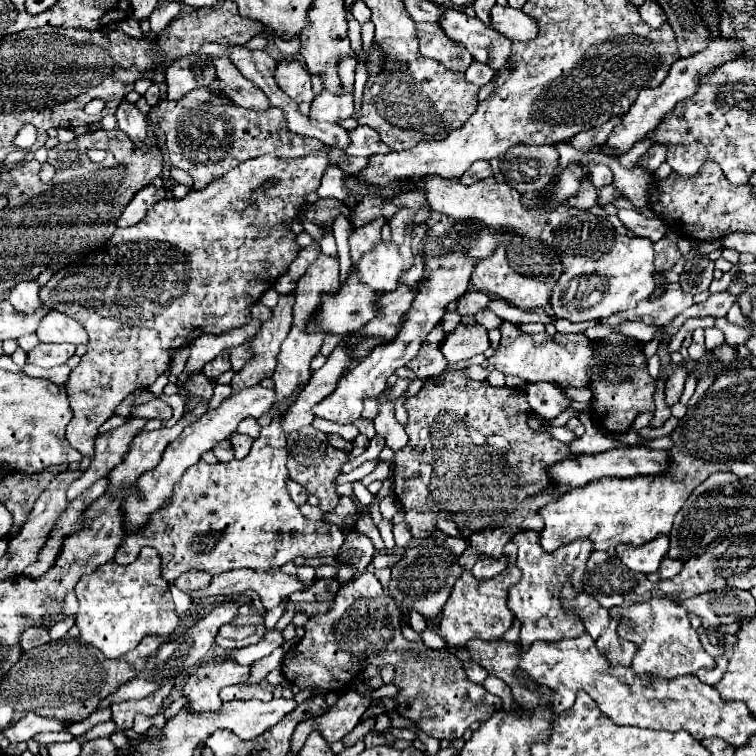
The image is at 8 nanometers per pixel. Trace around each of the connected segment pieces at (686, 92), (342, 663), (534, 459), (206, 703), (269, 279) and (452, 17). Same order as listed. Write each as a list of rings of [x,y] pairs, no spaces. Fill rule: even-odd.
[[[712,39],[708,43],[710,47],[706,47],[704,51],[700,51],[698,55],[690,55],[686,59],[678,59],[672,67],[668,77],[664,79],[664,83],[656,89],[646,89],[638,95],[638,99],[634,101],[634,107],[630,107],[630,111],[622,117],[620,125],[614,127],[614,131],[610,133],[606,145],[610,149],[616,149],[618,153],[628,153],[636,141],[640,141],[644,135],[648,135],[662,119],[664,115],[682,99],[688,99],[696,89],[698,89],[698,79],[702,75],[706,75],[706,71],[714,71],[714,67],[718,67],[718,63],[726,63],[734,57],[738,57],[740,51],[740,41],[738,39]]]
[[[372,571],[362,573],[360,577],[354,577],[344,589],[336,593],[334,607],[328,613],[320,613],[310,617],[310,621],[304,625],[304,637],[298,645],[292,647],[284,655],[282,661],[282,673],[288,681],[296,683],[300,689],[322,689],[322,691],[338,691],[344,693],[352,687],[356,675],[366,667],[366,665],[392,665],[394,667],[394,685],[398,687],[398,695],[394,697],[396,701],[396,711],[404,715],[406,719],[418,723],[422,719],[424,733],[436,739],[460,739],[464,731],[474,723],[474,721],[486,721],[490,715],[502,707],[502,699],[488,693],[484,685],[474,683],[466,677],[464,663],[456,657],[456,653],[448,649],[430,649],[424,643],[418,641],[406,641],[400,631],[400,609],[394,603],[390,595],[382,589],[380,581]]]
[[[464,369],[456,371],[444,371],[442,377],[436,377],[442,381],[442,385],[436,385],[434,379],[426,379],[424,387],[412,401],[406,401],[408,411],[408,445],[406,449],[398,451],[394,457],[394,481],[396,481],[396,497],[402,503],[408,525],[412,527],[414,537],[430,537],[436,531],[436,519],[454,519],[456,515],[468,515],[470,519],[482,519],[482,517],[494,517],[502,515],[500,519],[494,519],[490,523],[484,523],[482,527],[474,525],[472,529],[460,529],[460,533],[466,537],[472,531],[482,531],[484,527],[498,525],[506,515],[516,511],[516,507],[528,499],[528,495],[544,493],[552,487],[548,477],[548,467],[562,459],[576,457],[566,443],[556,441],[550,433],[546,433],[546,423],[540,429],[528,427],[528,417],[532,413],[526,397],[518,389],[510,387],[492,387],[488,381],[474,381],[466,375]],[[490,435],[500,435],[510,443],[510,451],[502,453],[488,445]]]
[[[214,657],[214,661],[206,661],[186,681],[184,697],[188,699],[188,709],[190,711],[218,711],[222,707],[222,699],[218,697],[220,689],[226,685],[246,683],[248,677],[250,677],[250,665],[240,665],[232,657]]]
[[[328,149],[312,151],[300,159],[282,159],[276,155],[250,159],[214,179],[204,189],[192,189],[182,199],[170,197],[158,201],[138,225],[116,229],[102,249],[52,275],[40,289],[42,305],[76,319],[90,335],[88,351],[66,383],[70,387],[70,407],[74,407],[74,419],[66,427],[66,439],[76,451],[92,459],[94,441],[100,435],[98,427],[114,415],[126,395],[138,387],[152,385],[156,377],[166,373],[178,349],[192,345],[204,333],[222,335],[250,323],[250,307],[264,291],[274,287],[276,279],[298,257],[300,245],[290,231],[290,223],[300,213],[300,205],[308,193],[320,187],[328,165]],[[182,253],[190,257],[188,263],[182,263]]]
[[[442,7],[442,11],[446,11],[446,19],[442,19],[440,27],[450,39],[462,43],[476,61],[490,65],[494,71],[506,67],[506,57],[512,45],[510,39],[498,35],[498,31],[484,25],[478,17],[468,17],[456,9]]]

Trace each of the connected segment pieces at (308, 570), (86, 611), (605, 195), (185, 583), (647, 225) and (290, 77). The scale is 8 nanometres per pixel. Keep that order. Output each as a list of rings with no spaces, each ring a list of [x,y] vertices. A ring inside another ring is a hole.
[[[301,565],[297,568],[297,577],[306,585],[305,590],[310,588],[316,581],[315,569],[309,565]]]
[[[142,547],[130,565],[110,561],[82,575],[74,593],[80,603],[76,627],[80,629],[82,641],[100,649],[108,659],[132,651],[146,635],[172,635],[178,627],[170,587],[162,579],[162,561],[152,547]]]
[[[613,184],[606,185],[597,191],[598,205],[604,207],[604,205],[610,205],[614,203],[616,199],[626,199],[624,195],[619,193]]]
[[[190,571],[186,575],[182,575],[178,581],[176,581],[176,587],[182,591],[182,593],[190,593],[190,591],[198,591],[198,589],[206,589],[210,585],[210,579],[206,573],[200,573],[200,571]]]
[[[620,209],[618,219],[638,237],[648,237],[654,243],[660,241],[666,234],[666,225],[658,217],[644,217],[634,209]]]
[[[282,61],[276,67],[276,83],[297,104],[312,102],[315,93],[312,90],[311,75],[298,61]]]

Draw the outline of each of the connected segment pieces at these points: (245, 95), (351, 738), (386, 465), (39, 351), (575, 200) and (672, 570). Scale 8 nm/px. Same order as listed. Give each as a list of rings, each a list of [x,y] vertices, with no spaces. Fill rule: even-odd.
[[[212,57],[216,65],[216,77],[218,85],[230,95],[234,103],[246,109],[254,111],[268,111],[270,101],[264,95],[260,87],[256,87],[252,81],[248,81],[232,63],[228,57]]]
[[[368,719],[368,721],[364,721],[364,723],[360,723],[358,727],[354,727],[354,731],[350,733],[350,735],[346,735],[346,739],[342,739],[342,743],[344,743],[344,747],[352,747],[356,741],[360,741],[360,739],[364,739],[368,733],[370,733],[370,729],[372,729],[372,725],[374,725],[374,719]]]
[[[382,461],[374,471],[372,471],[368,476],[364,477],[362,483],[367,487],[374,480],[384,481],[387,477],[392,474],[392,463]]]
[[[40,343],[38,347],[34,347],[32,351],[28,351],[28,363],[30,365],[38,365],[38,367],[56,367],[56,365],[64,365],[72,355],[74,355],[76,347],[74,345],[48,345],[48,343]]]
[[[580,163],[582,167],[582,179],[580,179],[580,189],[576,195],[568,197],[564,203],[568,207],[576,207],[576,209],[590,209],[596,205],[596,187],[590,183],[590,165],[588,163]]]
[[[664,557],[662,563],[660,563],[660,569],[658,569],[656,573],[646,575],[646,577],[648,577],[652,583],[658,583],[658,581],[662,581],[662,579],[672,579],[674,575],[678,575],[678,571],[682,571],[682,565],[684,565],[684,561],[674,561],[674,559],[670,559],[670,557]]]

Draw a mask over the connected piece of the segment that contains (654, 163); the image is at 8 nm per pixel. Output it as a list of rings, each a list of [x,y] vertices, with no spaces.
[[[656,143],[650,147],[650,151],[642,159],[646,159],[646,163],[650,163],[650,171],[656,171],[666,161],[666,147]]]

